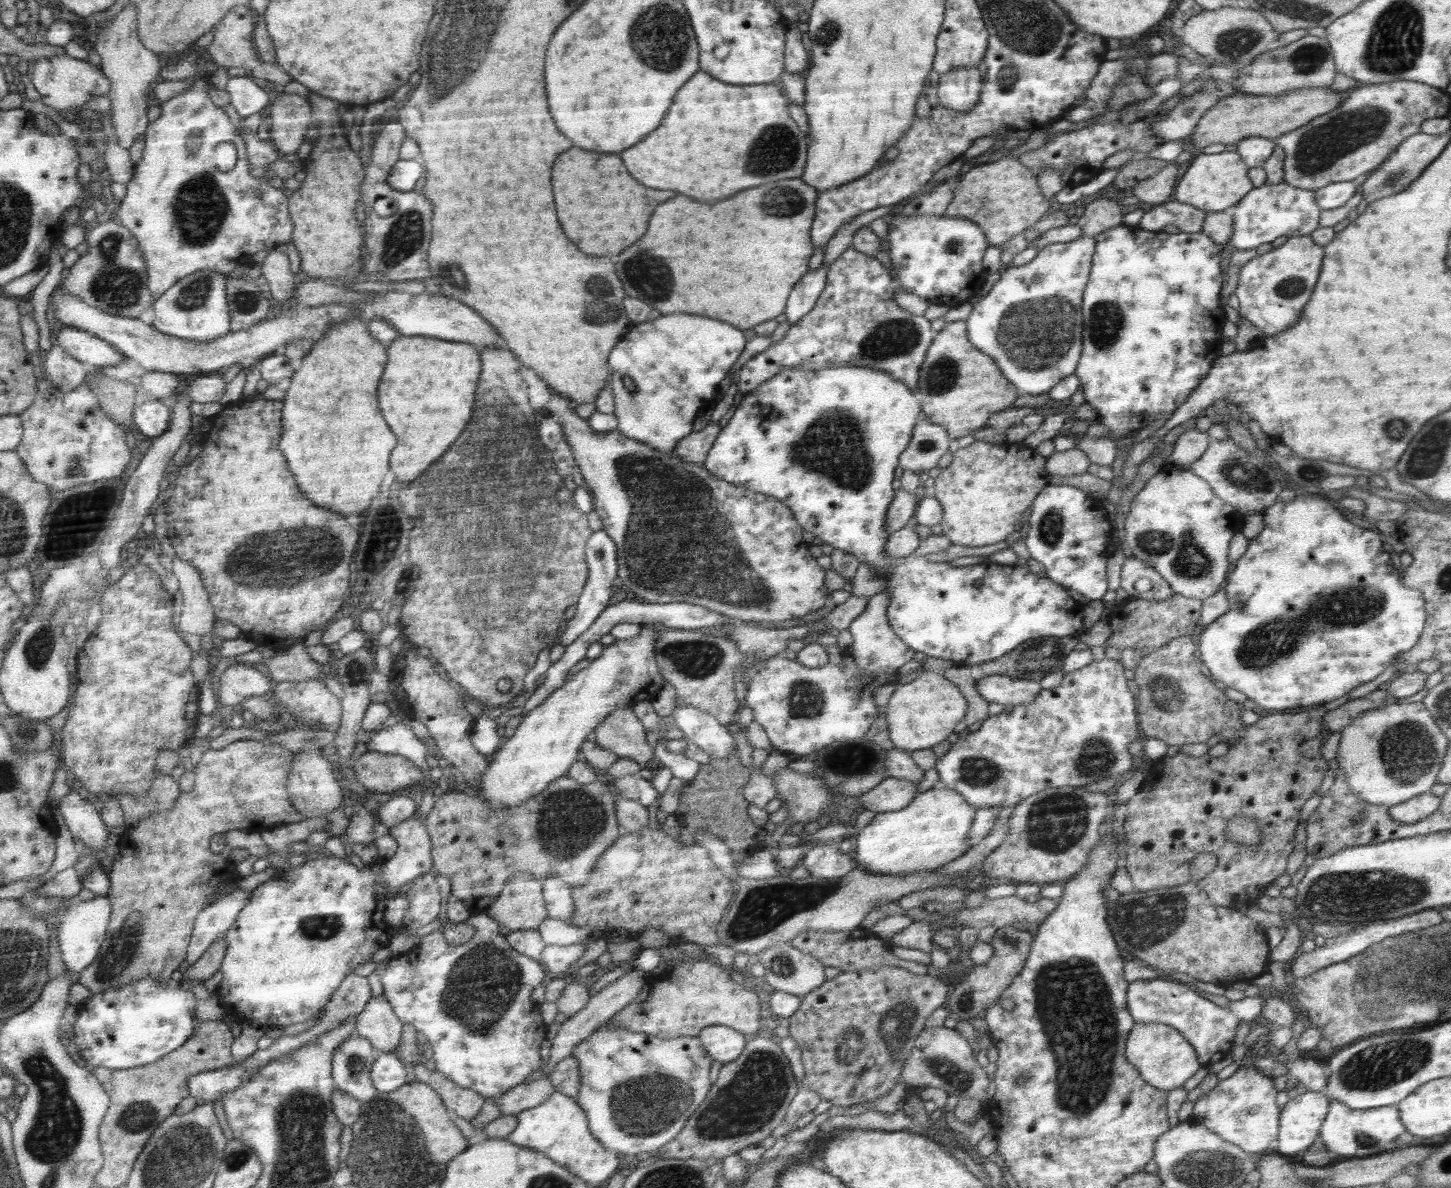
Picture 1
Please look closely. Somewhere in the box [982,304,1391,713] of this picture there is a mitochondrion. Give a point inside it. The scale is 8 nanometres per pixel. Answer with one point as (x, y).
(1260, 648)

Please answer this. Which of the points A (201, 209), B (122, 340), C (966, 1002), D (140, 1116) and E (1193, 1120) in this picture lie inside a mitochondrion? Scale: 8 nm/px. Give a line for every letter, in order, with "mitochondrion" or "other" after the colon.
A: mitochondrion
B: other
C: mitochondrion
D: mitochondrion
E: other

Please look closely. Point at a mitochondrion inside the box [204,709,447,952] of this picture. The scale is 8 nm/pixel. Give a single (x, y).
(319, 926)

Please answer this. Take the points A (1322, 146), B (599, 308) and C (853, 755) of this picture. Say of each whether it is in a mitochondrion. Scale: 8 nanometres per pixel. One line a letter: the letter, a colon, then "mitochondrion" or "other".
A: mitochondrion
B: mitochondrion
C: mitochondrion

